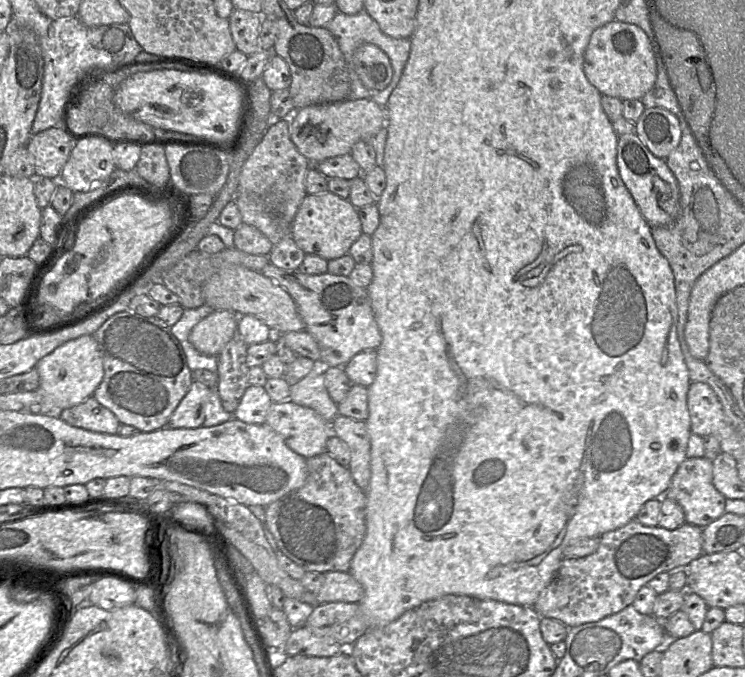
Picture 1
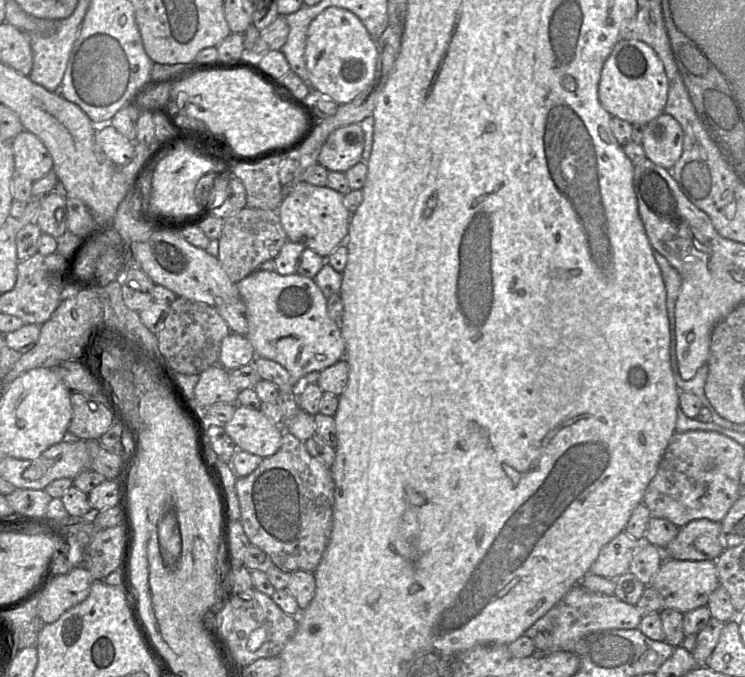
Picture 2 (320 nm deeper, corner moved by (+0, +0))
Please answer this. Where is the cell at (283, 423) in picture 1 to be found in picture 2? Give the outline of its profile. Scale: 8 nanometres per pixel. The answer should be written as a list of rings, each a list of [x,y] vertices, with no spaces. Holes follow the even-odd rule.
[[[238,404],[236,405],[233,418],[223,426],[239,450],[265,458],[275,454],[281,447],[283,427],[270,421],[258,409]]]

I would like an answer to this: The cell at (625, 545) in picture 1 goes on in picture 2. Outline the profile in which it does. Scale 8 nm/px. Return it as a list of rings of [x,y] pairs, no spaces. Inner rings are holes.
[[[701,518],[681,527],[663,553],[678,560],[716,561],[725,549],[720,522]]]

